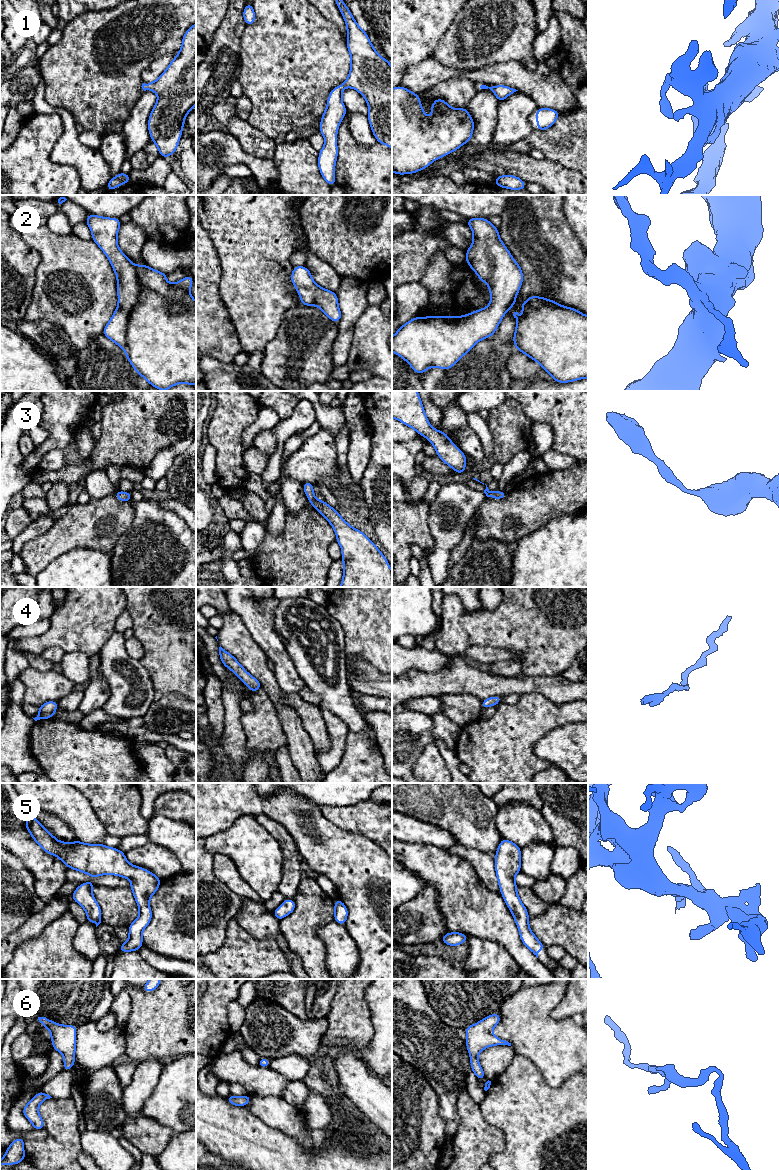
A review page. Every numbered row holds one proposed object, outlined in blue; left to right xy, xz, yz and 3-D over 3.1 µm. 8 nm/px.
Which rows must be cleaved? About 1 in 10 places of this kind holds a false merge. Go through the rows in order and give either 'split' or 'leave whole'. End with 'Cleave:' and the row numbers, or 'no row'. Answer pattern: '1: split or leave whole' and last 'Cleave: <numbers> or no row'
1: leave whole
2: leave whole
3: leave whole
4: leave whole
5: leave whole
6: leave whole
Cleave: no row

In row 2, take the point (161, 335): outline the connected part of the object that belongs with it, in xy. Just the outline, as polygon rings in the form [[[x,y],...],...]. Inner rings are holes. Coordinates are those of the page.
[[[89,213],[86,219],[86,224],[91,230],[92,240],[100,247],[100,249],[107,256],[117,277],[118,306],[113,316],[106,324],[103,330],[103,335],[109,338],[114,343],[116,343],[120,348],[125,350],[127,360],[131,363],[134,370],[138,373],[138,375],[145,378],[152,387],[166,391],[170,387],[173,387],[179,383],[196,385],[196,301],[189,293],[189,290],[194,282],[193,277],[191,275],[188,275],[185,278],[177,281],[176,283],[170,284],[166,280],[167,273],[154,270],[146,264],[134,265],[132,261],[119,249],[117,244],[118,231],[119,227],[122,224],[119,218],[108,218]]]

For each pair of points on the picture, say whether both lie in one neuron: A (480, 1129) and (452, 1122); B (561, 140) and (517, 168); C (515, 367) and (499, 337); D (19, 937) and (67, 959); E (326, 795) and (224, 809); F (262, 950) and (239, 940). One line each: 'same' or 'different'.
A: different
B: different
C: different
D: different
E: different
F: same

